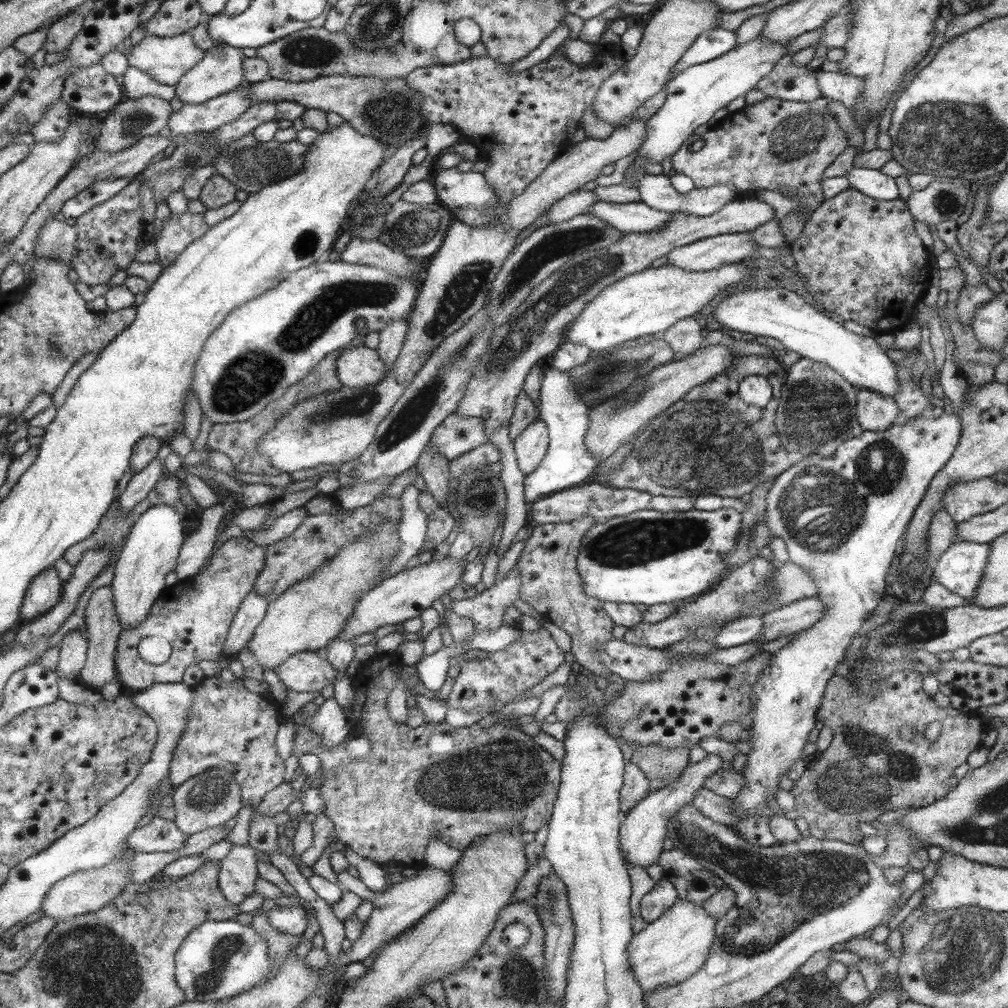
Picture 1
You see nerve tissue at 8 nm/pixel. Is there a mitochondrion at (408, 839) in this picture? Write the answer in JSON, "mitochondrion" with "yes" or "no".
{"mitochondrion":"no"}

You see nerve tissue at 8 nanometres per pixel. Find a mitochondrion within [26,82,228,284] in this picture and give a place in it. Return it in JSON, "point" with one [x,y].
{"point":[137,123]}

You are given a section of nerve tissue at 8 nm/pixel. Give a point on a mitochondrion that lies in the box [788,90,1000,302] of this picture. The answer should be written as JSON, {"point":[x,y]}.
{"point":[946,202]}

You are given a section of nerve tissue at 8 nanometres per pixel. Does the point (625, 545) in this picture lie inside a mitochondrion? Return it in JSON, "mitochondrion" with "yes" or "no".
{"mitochondrion":"yes"}

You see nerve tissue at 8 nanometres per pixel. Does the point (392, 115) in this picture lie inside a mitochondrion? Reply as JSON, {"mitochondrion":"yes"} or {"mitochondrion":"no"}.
{"mitochondrion":"yes"}

